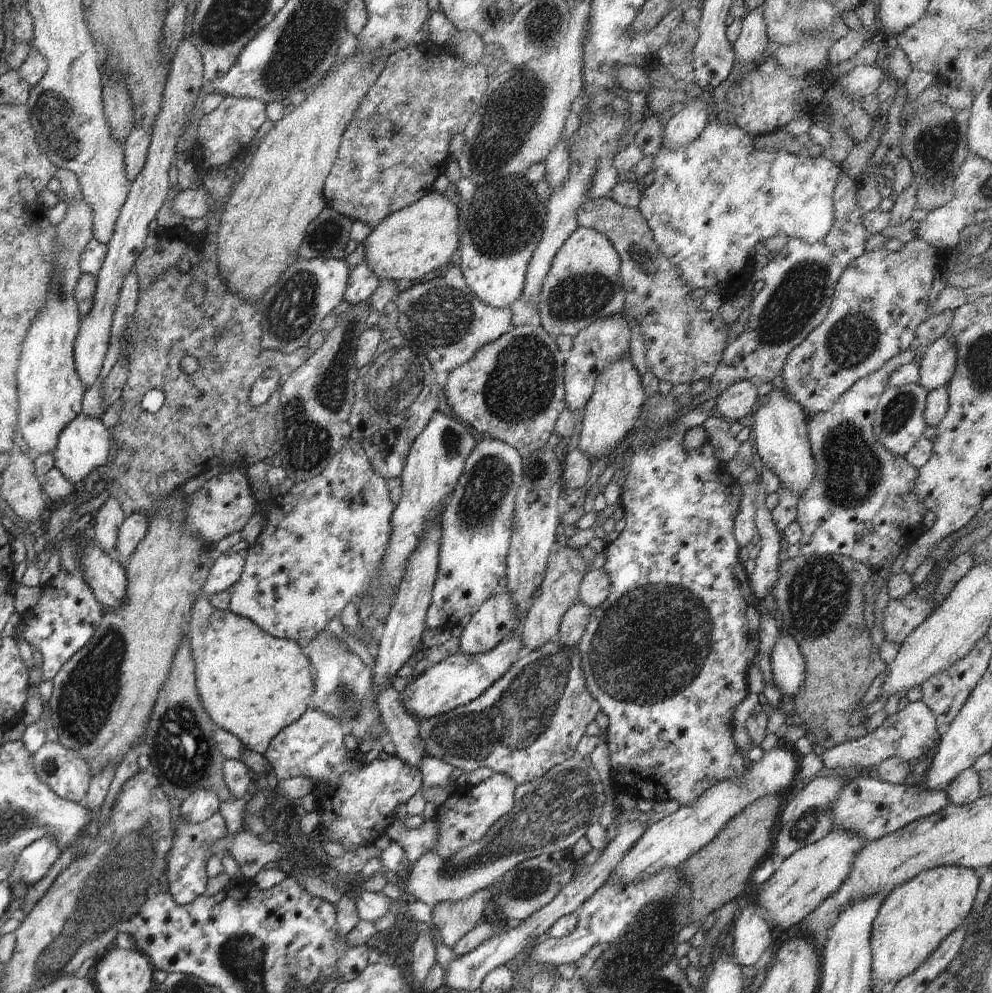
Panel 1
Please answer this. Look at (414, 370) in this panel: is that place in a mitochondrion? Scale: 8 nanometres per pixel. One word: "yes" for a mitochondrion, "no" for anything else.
yes

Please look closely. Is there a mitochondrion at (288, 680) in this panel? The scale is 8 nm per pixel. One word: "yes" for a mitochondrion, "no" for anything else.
no

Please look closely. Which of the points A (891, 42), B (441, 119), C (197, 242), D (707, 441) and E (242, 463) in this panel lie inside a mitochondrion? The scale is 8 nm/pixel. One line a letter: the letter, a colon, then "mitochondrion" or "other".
A: other
B: other
C: other
D: other
E: other

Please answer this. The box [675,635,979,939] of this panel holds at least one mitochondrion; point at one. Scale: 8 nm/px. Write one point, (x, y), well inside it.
(804, 827)

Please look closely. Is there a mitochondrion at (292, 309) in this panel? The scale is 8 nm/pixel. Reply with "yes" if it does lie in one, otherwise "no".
yes

